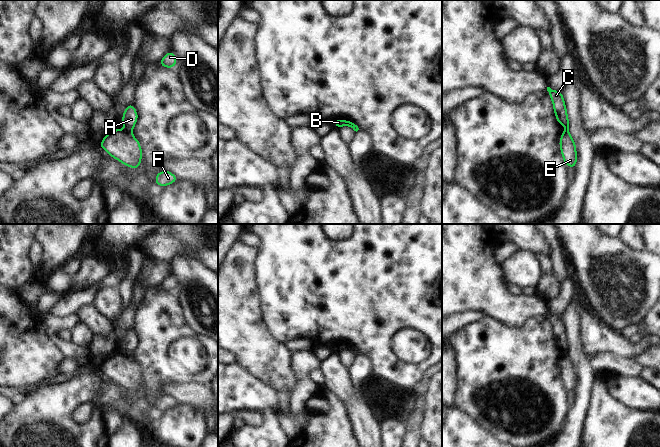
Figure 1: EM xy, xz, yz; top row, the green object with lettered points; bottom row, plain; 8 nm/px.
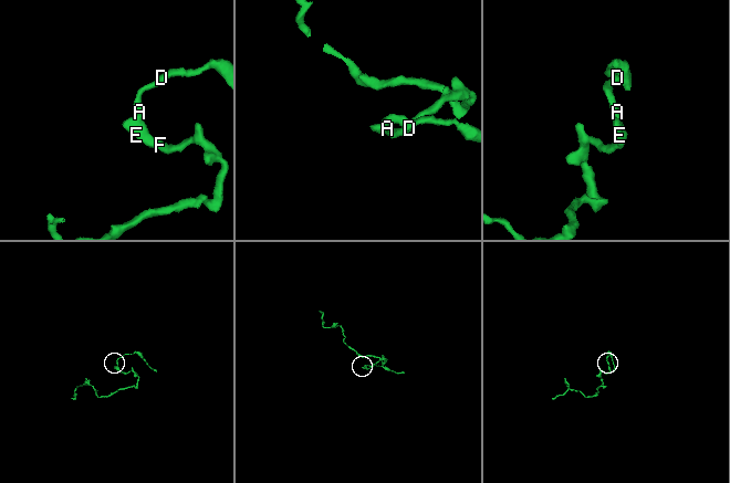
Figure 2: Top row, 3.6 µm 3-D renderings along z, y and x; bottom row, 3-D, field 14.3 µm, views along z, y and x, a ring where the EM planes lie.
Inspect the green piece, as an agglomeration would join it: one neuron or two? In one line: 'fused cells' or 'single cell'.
fused cells

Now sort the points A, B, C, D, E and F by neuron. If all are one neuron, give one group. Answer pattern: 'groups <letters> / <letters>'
groups A C D / B E F

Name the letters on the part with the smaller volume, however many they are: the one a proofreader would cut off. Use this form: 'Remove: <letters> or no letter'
Remove: A, C, D

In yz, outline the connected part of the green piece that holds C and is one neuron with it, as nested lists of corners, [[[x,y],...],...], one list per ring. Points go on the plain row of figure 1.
[[[547,311],[547,315],[549,316],[549,320],[553,327],[553,335],[556,339],[556,345],[564,350],[565,355],[568,355],[570,346],[562,316],[552,314],[550,311]]]

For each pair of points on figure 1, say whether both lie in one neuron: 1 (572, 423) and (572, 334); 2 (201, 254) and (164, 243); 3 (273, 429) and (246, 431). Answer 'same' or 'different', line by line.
1: same
2: same
3: same

